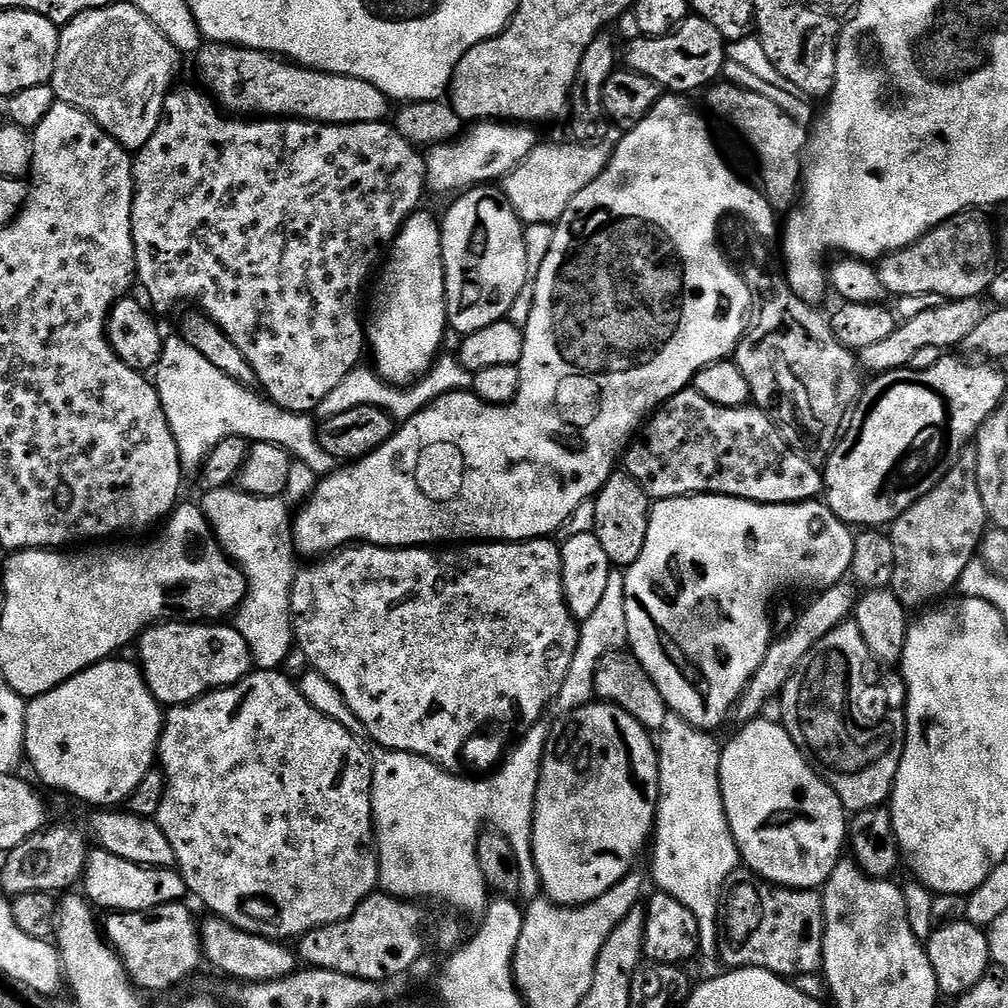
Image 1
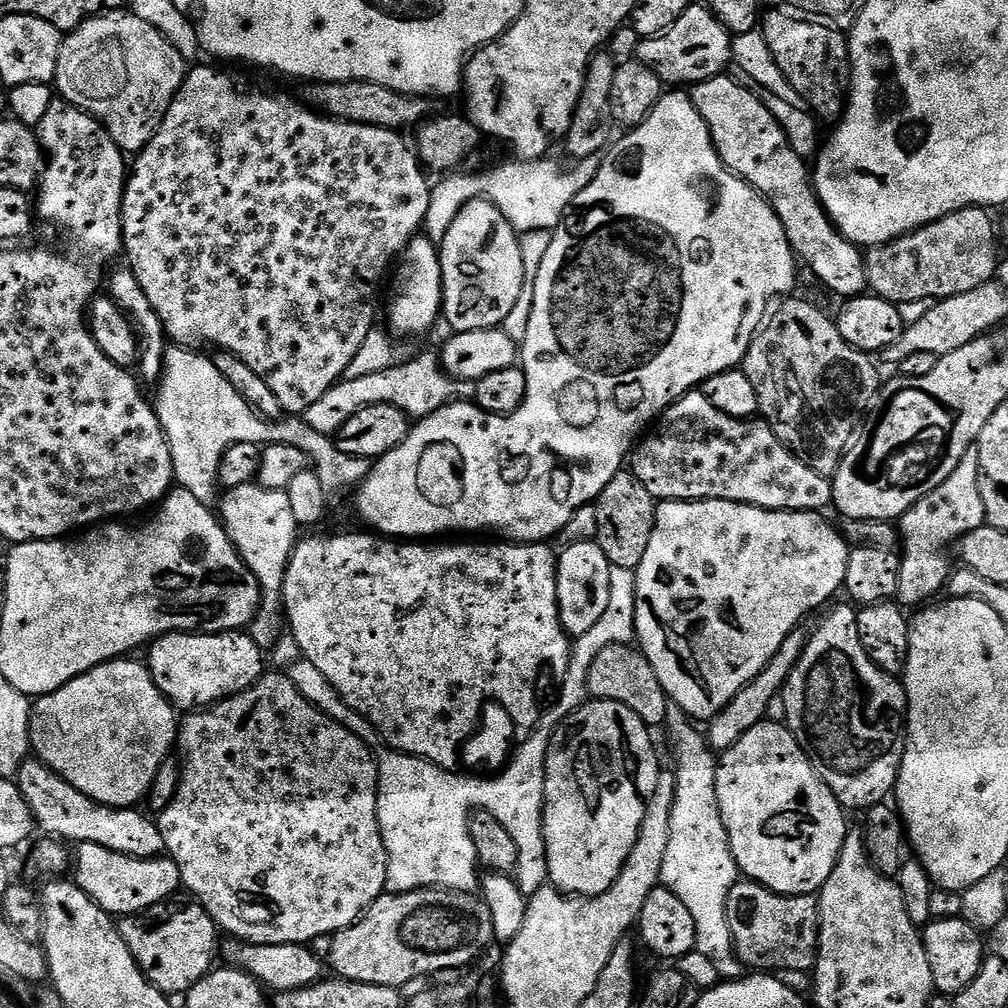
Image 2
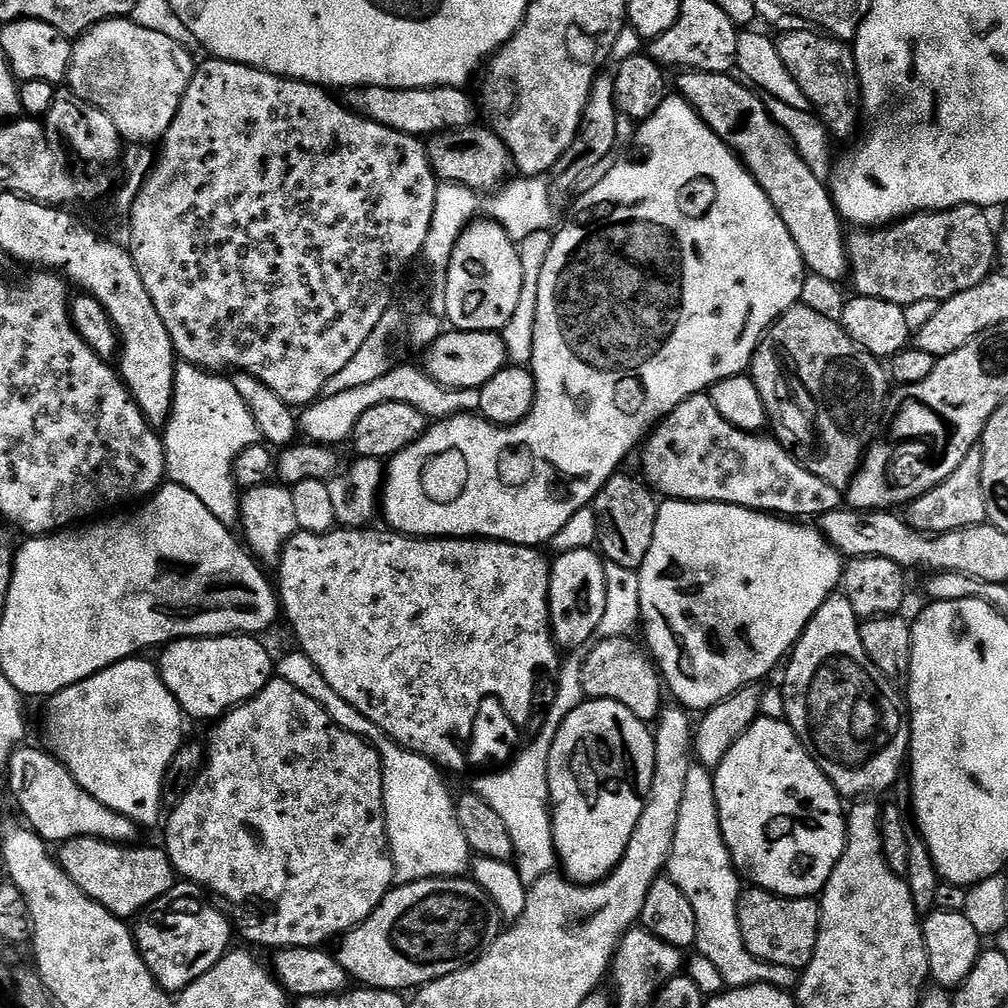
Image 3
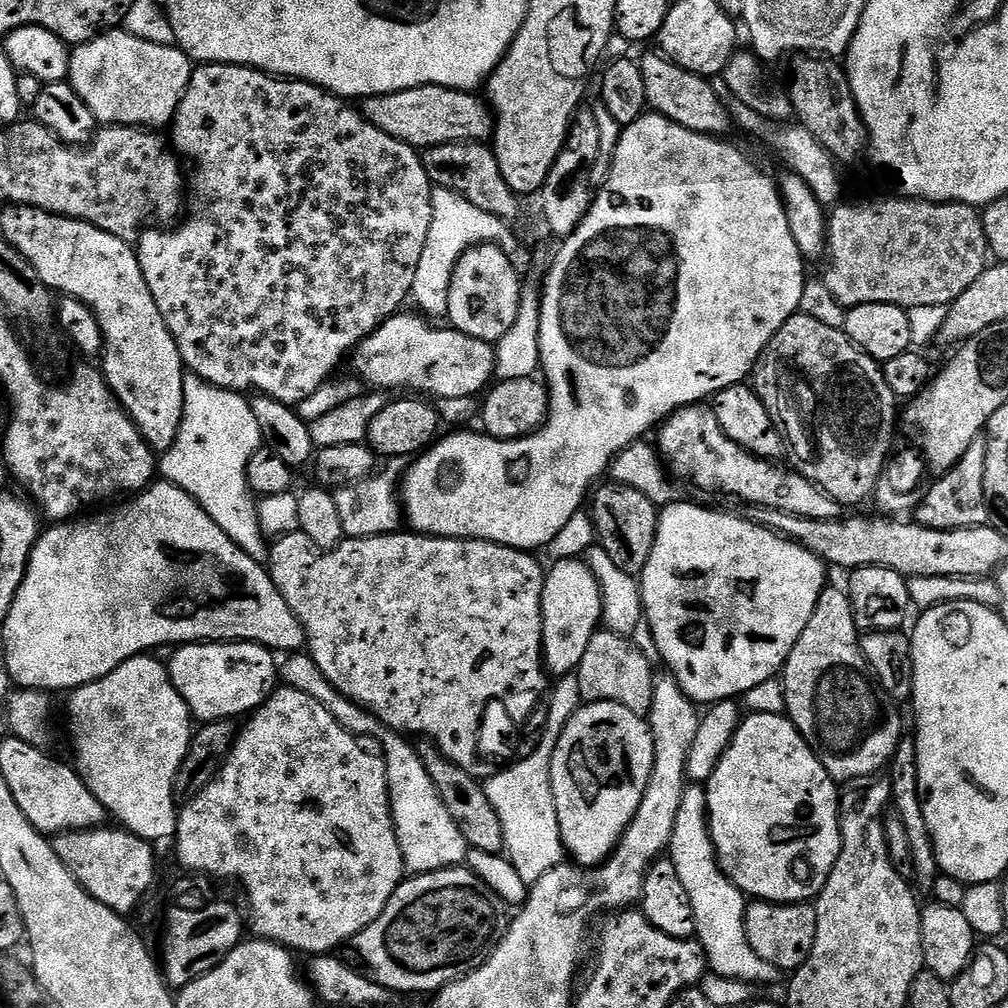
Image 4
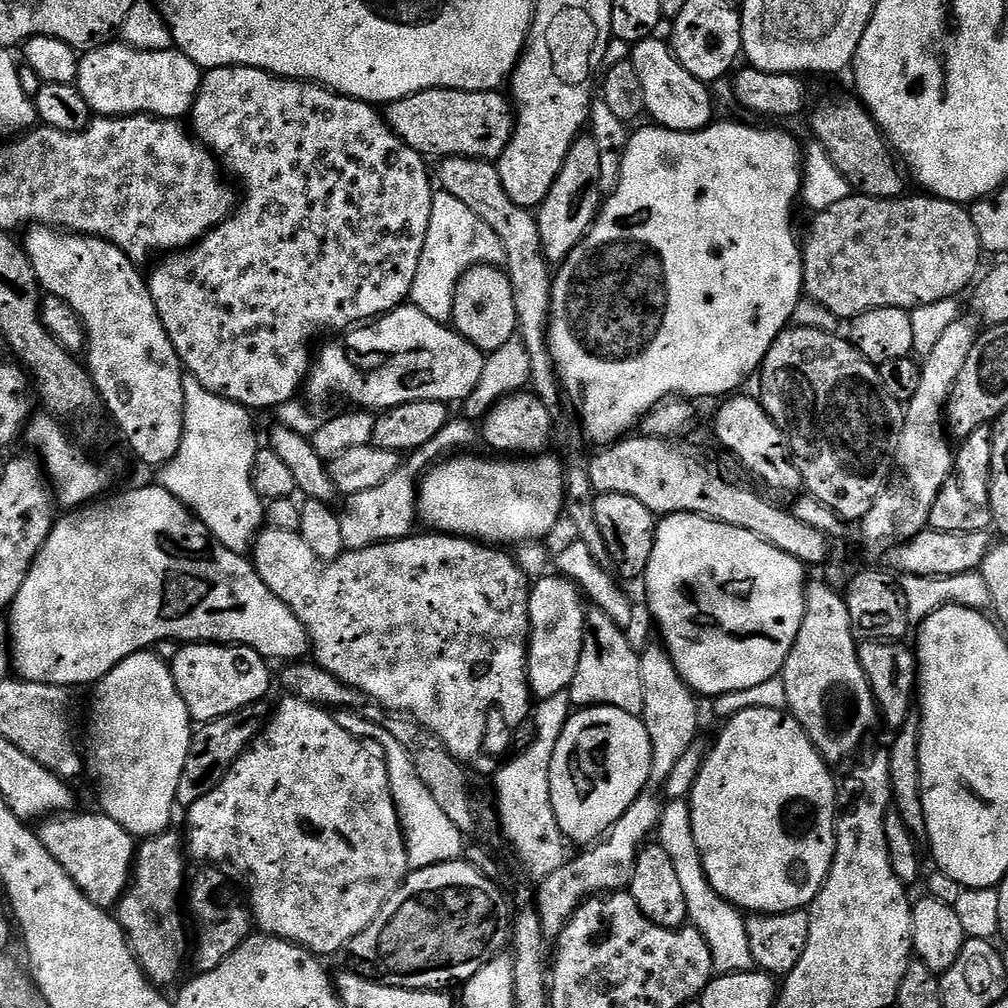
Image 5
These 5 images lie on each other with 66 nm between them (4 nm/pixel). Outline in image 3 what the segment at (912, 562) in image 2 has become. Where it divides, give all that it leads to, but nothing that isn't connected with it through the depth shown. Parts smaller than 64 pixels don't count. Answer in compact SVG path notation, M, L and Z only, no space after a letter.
M977 446L962 458L958 470L950 474L938 486L934 486L926 494L907 505L906 523L917 532L925 534L939 534L953 532L959 528L969 528L975 524L987 521L986 498L982 498L982 450Z

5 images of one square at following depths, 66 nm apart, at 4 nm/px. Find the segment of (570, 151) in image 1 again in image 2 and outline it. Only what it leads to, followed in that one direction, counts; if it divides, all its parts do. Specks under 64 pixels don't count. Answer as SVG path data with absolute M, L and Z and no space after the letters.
M588 154L577 159L573 163L576 165L568 169L564 169L553 158L525 161L516 158L513 159L513 164L500 164L489 172L478 173L477 176L445 175L432 184L430 210L426 210L423 231L430 240L444 240L446 230L450 230L450 222L458 218L458 210L477 198L491 200L495 208L502 210L502 214L517 233L554 230L568 213L576 195L595 178L600 169L601 161L592 156L595 155Z

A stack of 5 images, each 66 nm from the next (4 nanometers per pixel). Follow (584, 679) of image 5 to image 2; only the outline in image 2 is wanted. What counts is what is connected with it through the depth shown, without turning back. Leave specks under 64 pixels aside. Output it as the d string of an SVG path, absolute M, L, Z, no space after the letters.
M626 644L606 646L606 650L594 658L588 675L588 694L592 700L609 700L626 706L649 726L663 725L668 718L670 701L658 682L658 674L654 674L654 666L650 666L643 652Z

